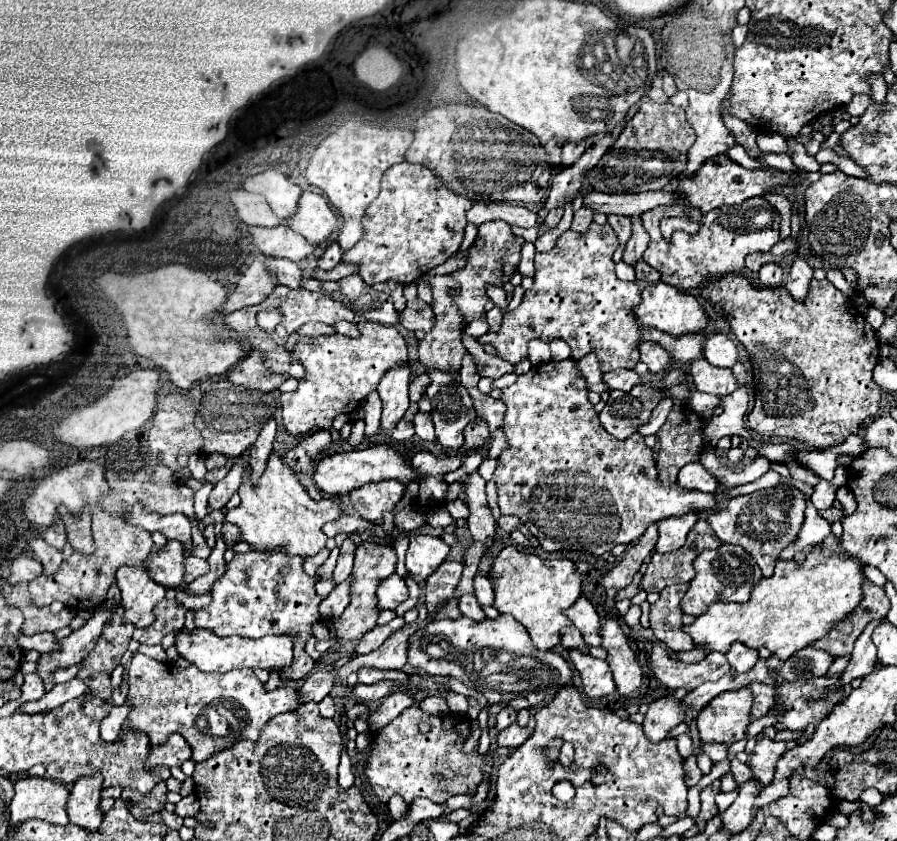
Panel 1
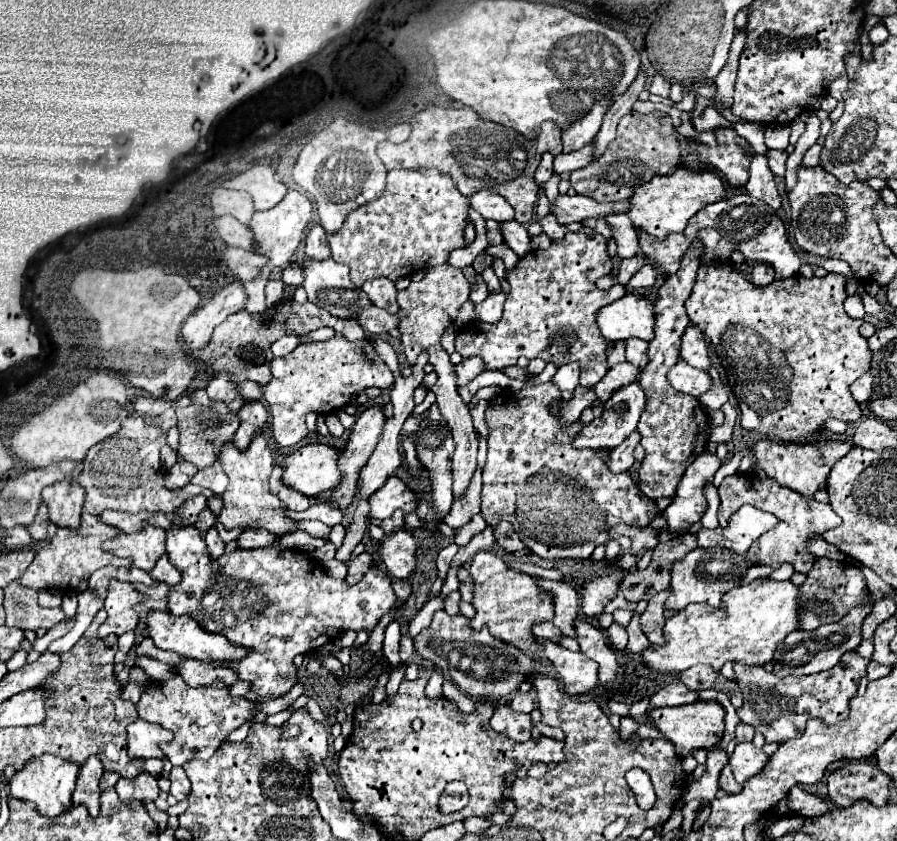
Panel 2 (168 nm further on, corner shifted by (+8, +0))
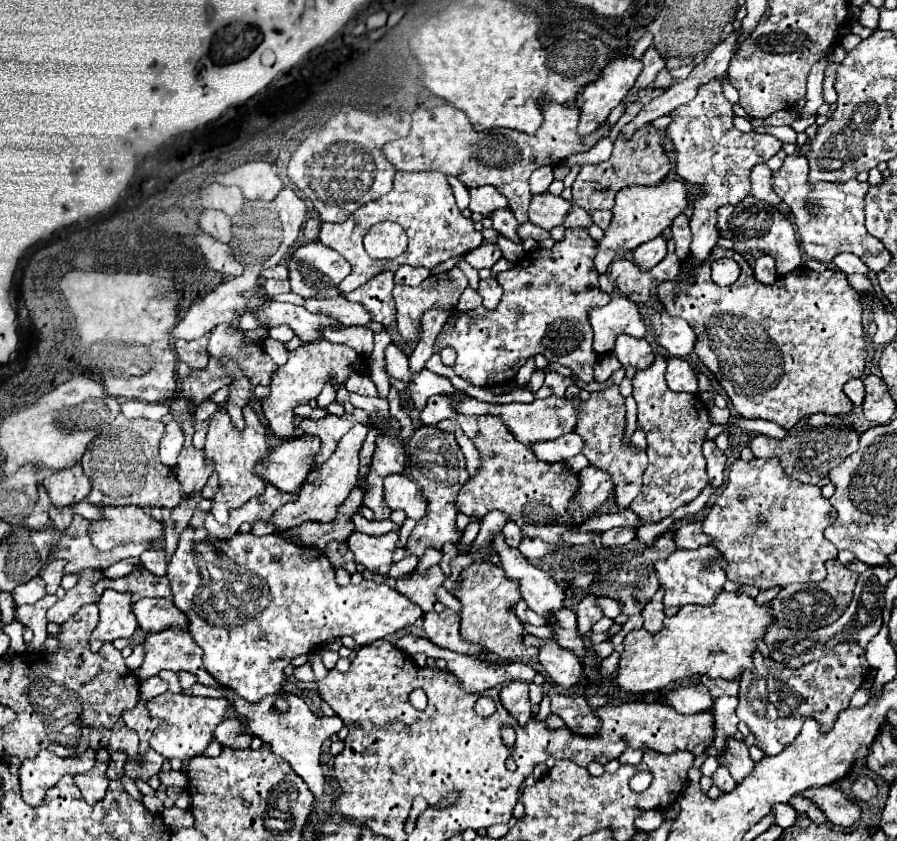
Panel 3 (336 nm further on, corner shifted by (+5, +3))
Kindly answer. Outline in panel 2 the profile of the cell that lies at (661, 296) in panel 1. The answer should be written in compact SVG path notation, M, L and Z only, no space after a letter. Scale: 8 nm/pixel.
M625 294L597 314L597 324L607 340L651 340L655 338L653 302L643 294Z

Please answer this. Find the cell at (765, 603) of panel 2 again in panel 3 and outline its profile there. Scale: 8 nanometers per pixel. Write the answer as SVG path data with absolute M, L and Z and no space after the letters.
M722 591L716 601L708 607L698 607L698 605L686 605L680 607L680 611L672 617L664 619L662 631L650 635L644 629L630 631L624 637L624 651L620 653L620 663L618 671L614 675L614 685L620 691L626 693L652 693L652 691L662 691L664 687L672 683L692 683L702 675L708 675L710 679L736 679L740 677L742 669L752 669L752 651L756 651L756 639L764 639L766 625L774 623L770 605L758 607L752 597L744 593L728 593Z

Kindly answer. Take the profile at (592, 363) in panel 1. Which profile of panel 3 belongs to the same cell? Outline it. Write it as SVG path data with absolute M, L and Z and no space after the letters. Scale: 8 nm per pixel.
M548 371L546 373L546 381L542 385L542 389L536 393L538 399L544 399L544 397L550 397L550 395L556 395L556 397L564 397L564 391L566 387L572 383L572 379L566 379L554 371Z

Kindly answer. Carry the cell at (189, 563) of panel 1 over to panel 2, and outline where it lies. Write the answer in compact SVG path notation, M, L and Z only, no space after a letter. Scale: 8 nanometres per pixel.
M163 554L163 558L155 564L155 568L153 568L149 574L151 574L155 580L161 580L161 582L165 582L165 584L169 584L169 586L175 586L175 584L181 582L181 572L169 562L167 554Z

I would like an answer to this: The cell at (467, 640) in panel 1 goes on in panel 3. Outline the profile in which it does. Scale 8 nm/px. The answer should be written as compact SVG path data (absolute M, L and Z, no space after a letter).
M444 609L440 613L426 613L424 633L438 647L444 647L456 653L482 653L480 647L474 647L472 643L466 643L464 639L460 639L458 623L460 623L458 613L450 609Z

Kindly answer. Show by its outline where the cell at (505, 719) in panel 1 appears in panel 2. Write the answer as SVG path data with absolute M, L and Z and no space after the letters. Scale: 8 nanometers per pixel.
M517 694L517 696L509 702L509 708L515 710L515 712L531 712L531 710L535 708L533 696L531 696L531 694Z

